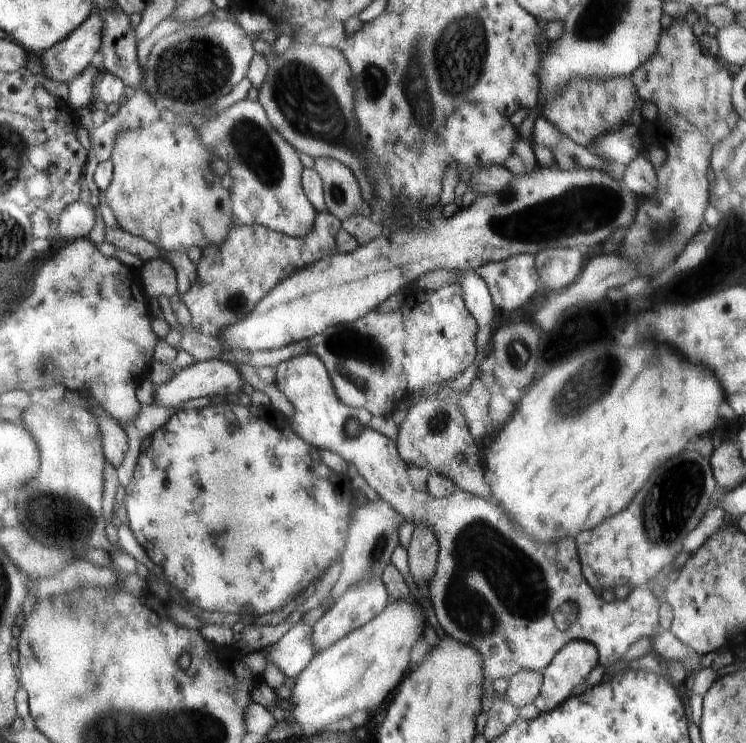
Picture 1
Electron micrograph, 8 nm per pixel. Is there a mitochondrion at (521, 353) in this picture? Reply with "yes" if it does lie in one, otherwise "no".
yes

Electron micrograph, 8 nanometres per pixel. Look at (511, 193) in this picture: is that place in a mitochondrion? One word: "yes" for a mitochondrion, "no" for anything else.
yes

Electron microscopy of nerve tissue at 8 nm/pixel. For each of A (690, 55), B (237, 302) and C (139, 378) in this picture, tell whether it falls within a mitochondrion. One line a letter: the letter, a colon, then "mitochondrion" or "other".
A: other
B: mitochondrion
C: other

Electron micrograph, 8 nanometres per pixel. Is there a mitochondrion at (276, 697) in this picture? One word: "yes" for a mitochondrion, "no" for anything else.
no

